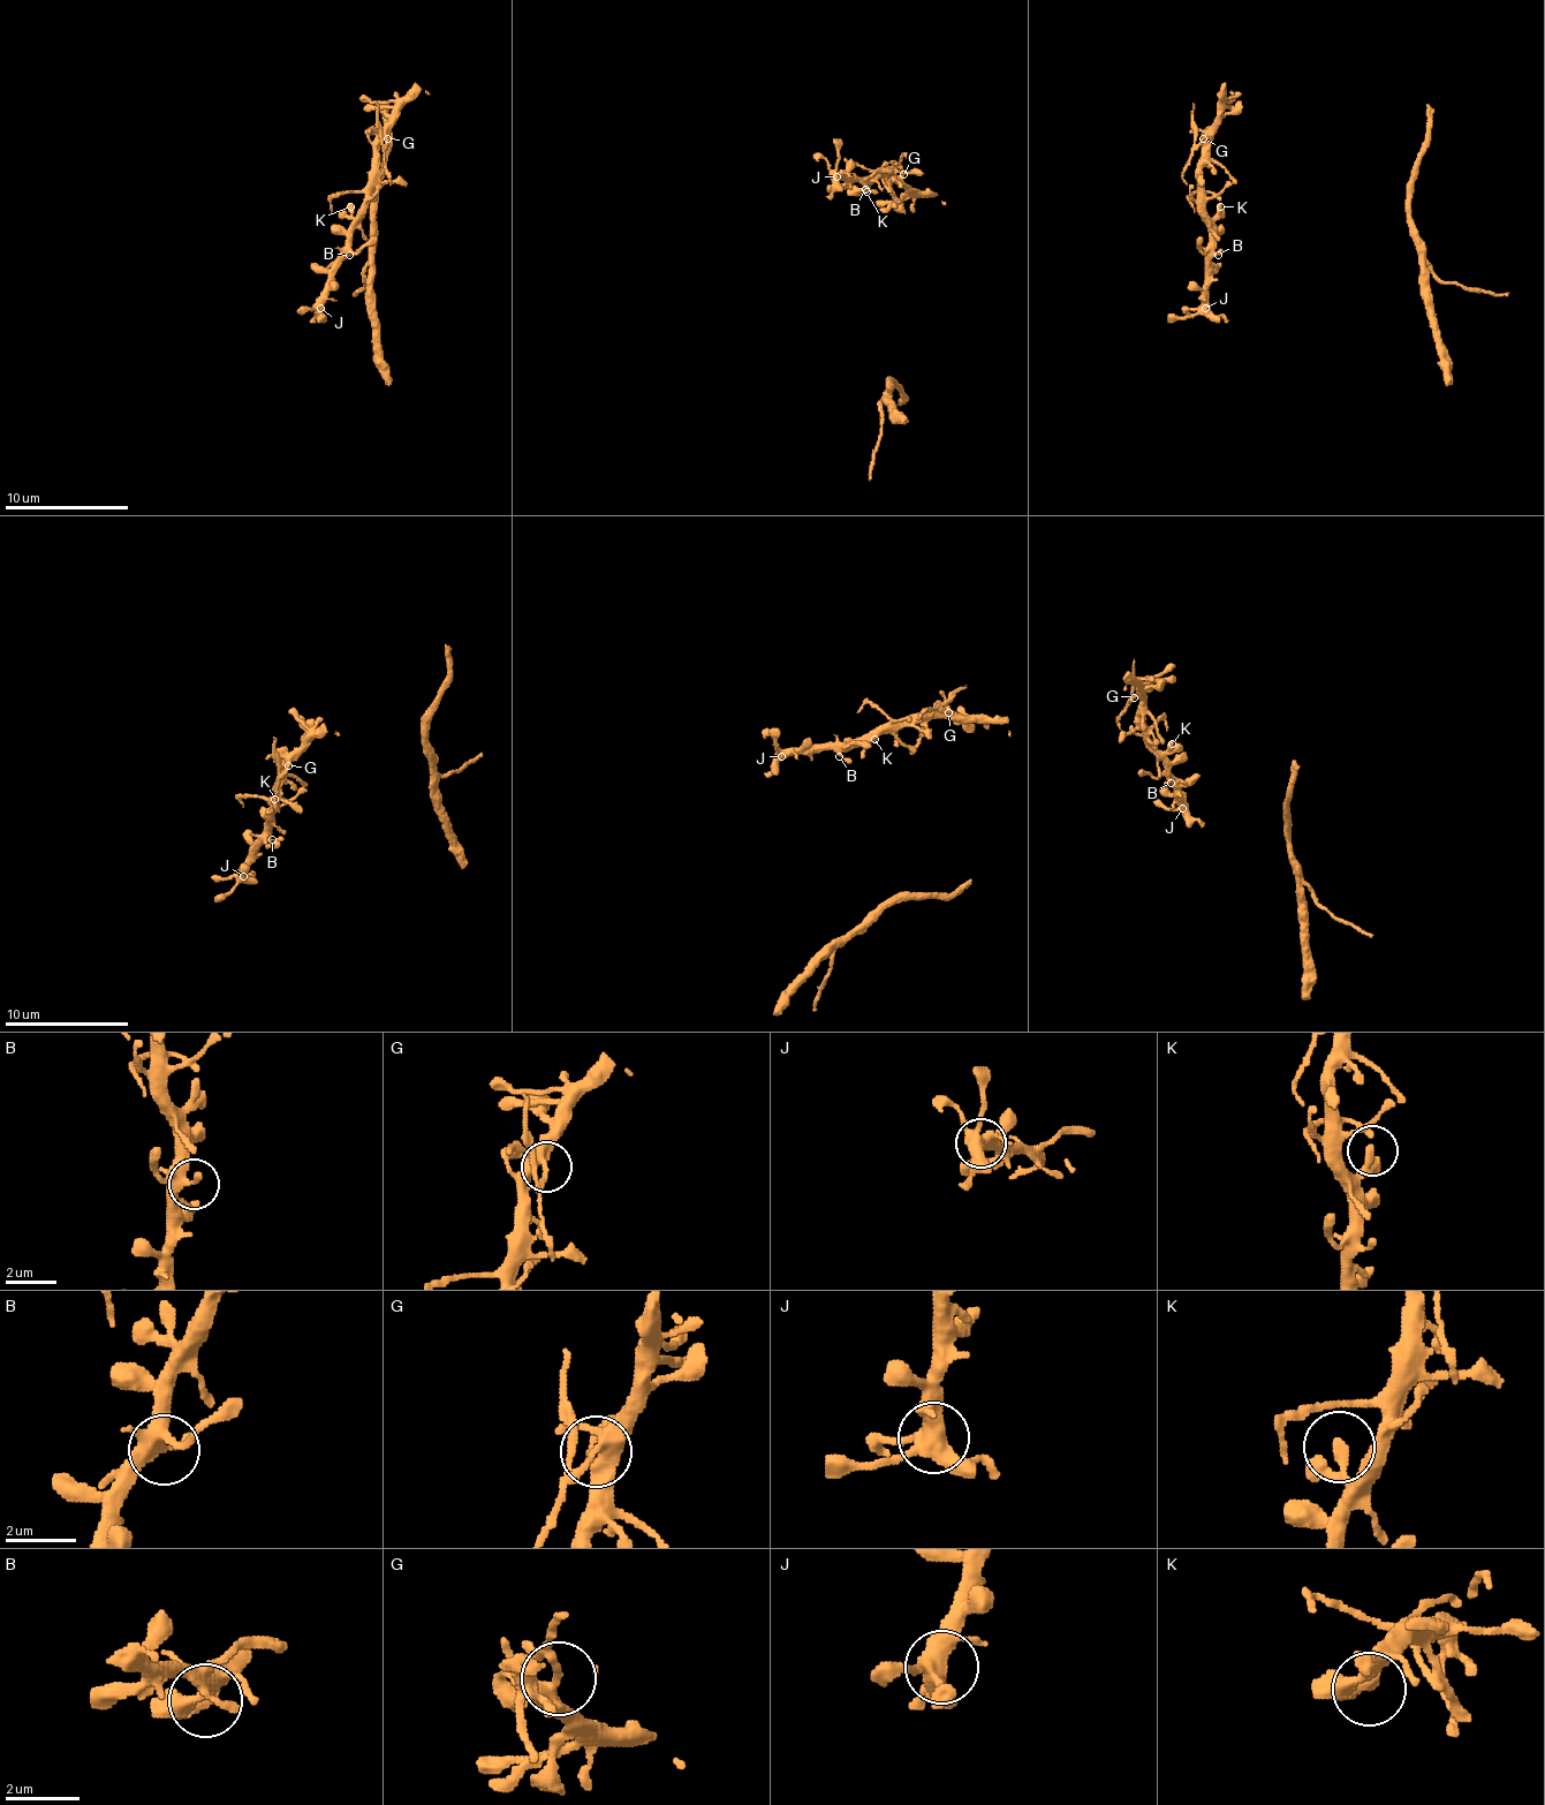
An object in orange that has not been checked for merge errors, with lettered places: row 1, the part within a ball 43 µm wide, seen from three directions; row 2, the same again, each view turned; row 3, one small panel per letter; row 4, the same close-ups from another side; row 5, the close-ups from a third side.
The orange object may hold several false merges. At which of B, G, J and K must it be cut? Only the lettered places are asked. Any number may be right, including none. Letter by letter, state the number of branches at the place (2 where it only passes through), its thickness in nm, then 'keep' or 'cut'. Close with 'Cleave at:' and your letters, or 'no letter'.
B: 4 branches meet; 280 nm thick; keep
G: 6 branches meet; 320 nm thick; cut
J: 5 branches meet; 460 nm thick; keep
K: 2 branches meet; 240 nm thick; keep
Cleave at: G

